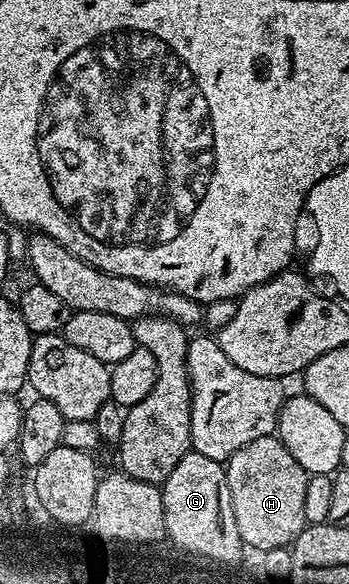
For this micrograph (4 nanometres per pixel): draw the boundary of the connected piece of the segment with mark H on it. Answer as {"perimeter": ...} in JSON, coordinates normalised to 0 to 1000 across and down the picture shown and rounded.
{"perimeter":[[[762,743],[725,753],[725,760],[702,760],[702,767],[650,786],[645,796],[656,849],[668,856],[668,885],[679,889],[679,911],[699,937],[719,940],[722,935],[739,945],[791,942],[797,935],[831,937],[868,902],[883,899],[874,890],[874,829],[885,813],[862,801],[862,795],[851,795],[851,788],[840,788],[828,767],[817,767],[797,747]]]}

